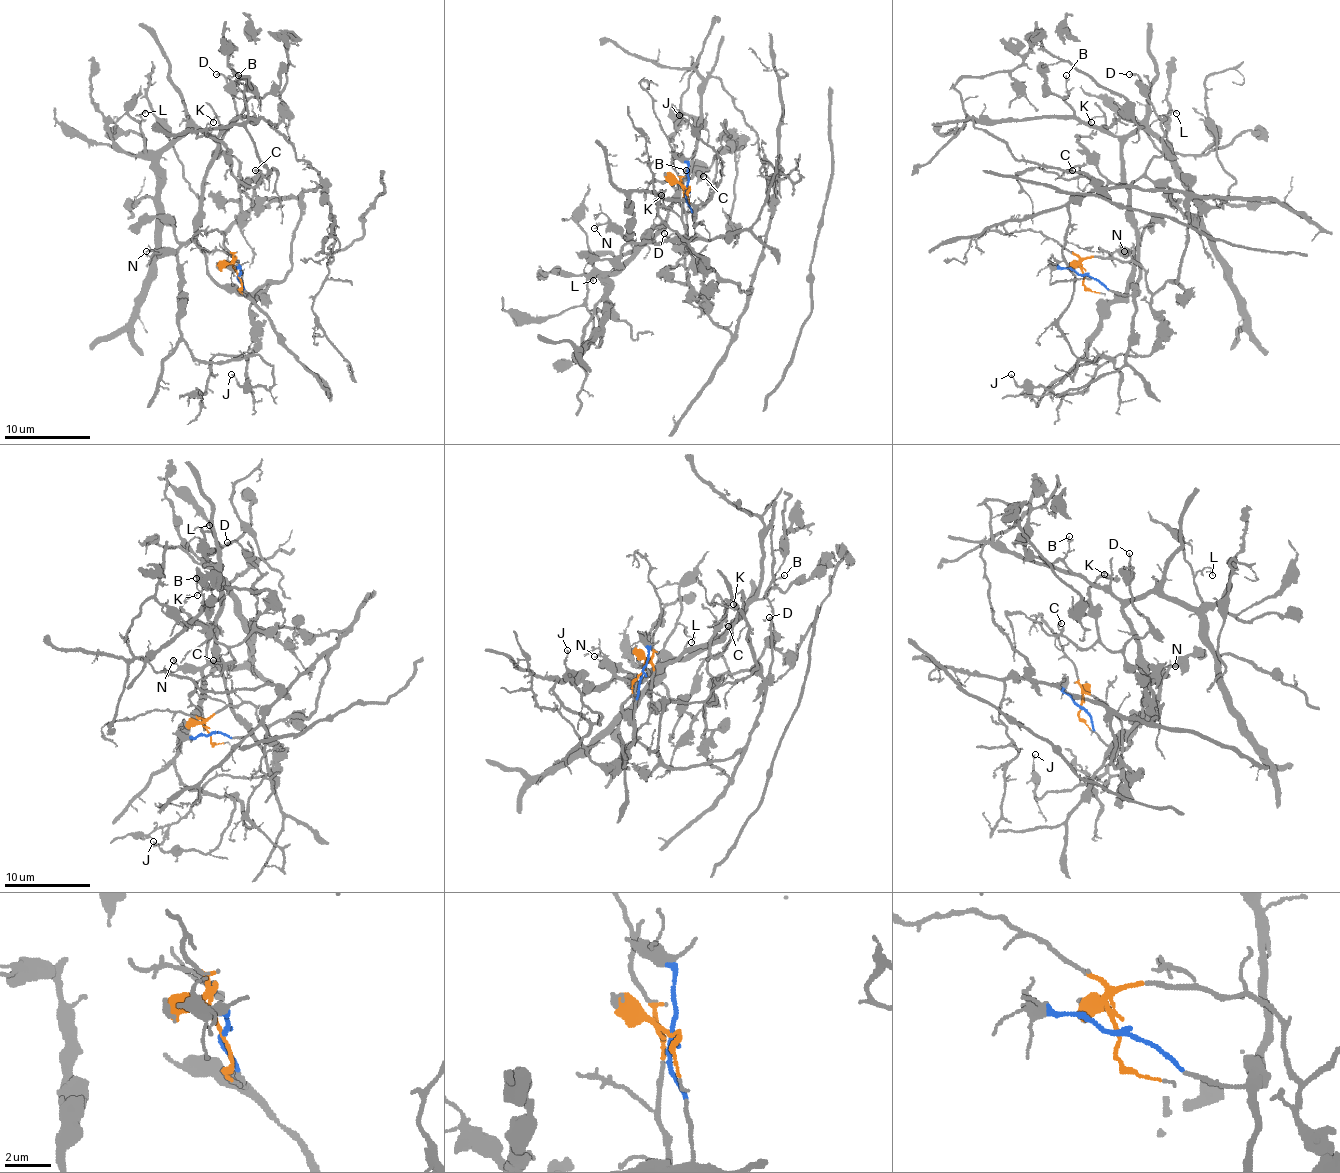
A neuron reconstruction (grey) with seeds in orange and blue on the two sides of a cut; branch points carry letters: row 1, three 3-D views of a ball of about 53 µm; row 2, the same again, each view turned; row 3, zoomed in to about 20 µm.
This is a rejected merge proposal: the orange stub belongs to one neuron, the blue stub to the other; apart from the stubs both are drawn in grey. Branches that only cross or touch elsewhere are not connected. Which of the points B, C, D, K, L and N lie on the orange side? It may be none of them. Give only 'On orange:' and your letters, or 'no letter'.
On orange: C, D

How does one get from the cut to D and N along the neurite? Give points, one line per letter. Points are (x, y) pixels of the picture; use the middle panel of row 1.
D: (685, 188), (689, 248), (748, 293), (732, 332), (696, 298), (687, 250), (668, 265), (683, 265), (663, 233)
N: (687, 188), (694, 226), (689, 237), (674, 237), (653, 244), (629, 242), (605, 224), (594, 229)

